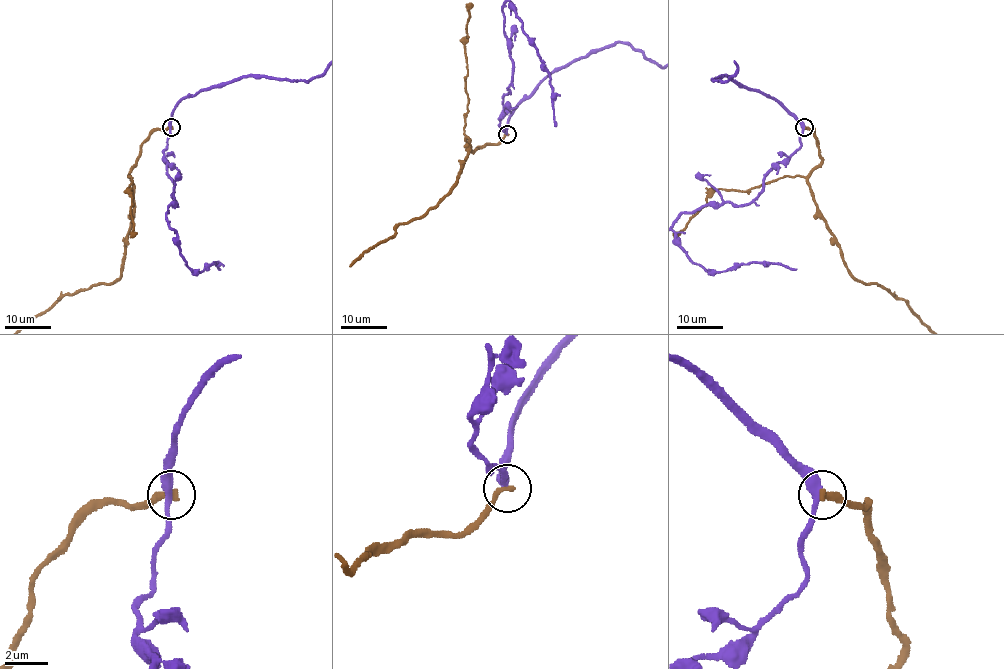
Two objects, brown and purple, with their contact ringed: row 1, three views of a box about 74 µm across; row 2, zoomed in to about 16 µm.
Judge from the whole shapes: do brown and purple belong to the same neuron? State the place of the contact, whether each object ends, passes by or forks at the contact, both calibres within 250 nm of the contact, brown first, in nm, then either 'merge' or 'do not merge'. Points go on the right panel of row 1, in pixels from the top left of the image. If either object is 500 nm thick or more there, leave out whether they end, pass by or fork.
(804, 127) | brown ends | purple passes by | 320/360 nm | do not merge

